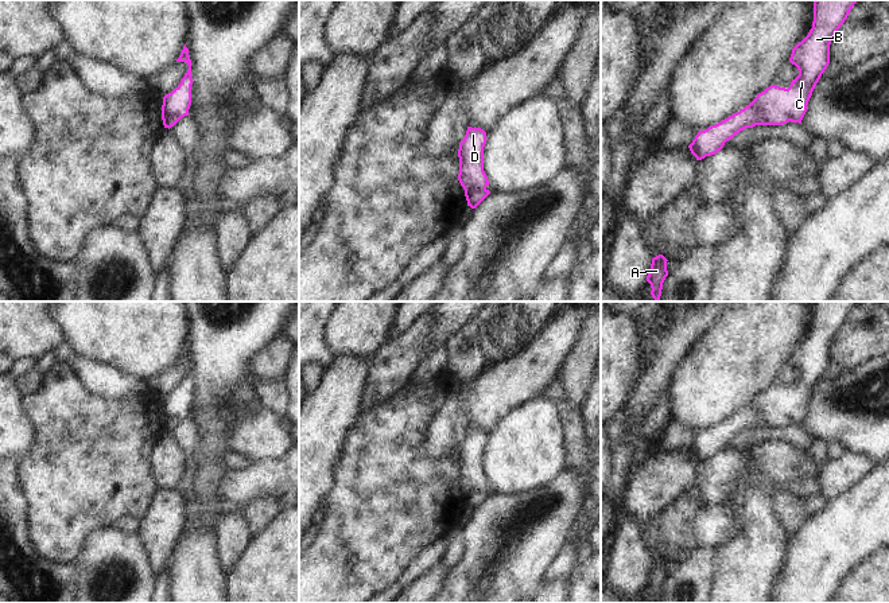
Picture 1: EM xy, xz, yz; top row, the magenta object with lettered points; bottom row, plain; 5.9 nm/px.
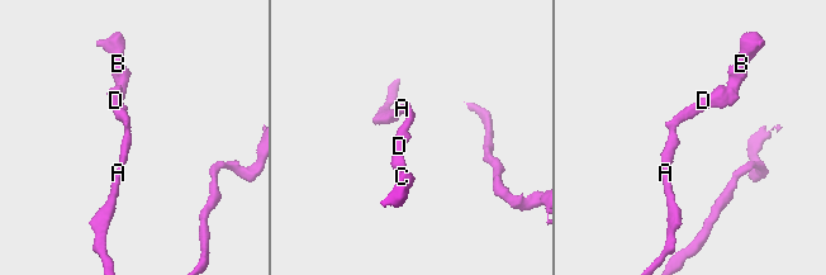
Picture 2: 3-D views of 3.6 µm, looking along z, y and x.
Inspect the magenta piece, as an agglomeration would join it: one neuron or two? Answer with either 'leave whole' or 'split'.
leave whole

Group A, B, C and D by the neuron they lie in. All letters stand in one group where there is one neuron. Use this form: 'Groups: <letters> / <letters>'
Groups: A B C D.

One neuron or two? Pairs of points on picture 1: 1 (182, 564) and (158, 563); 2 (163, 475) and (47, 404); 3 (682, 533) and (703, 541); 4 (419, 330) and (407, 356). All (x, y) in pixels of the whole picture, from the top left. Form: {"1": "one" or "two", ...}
{"1": "two", "2": "two", "3": "two", "4": "one"}

